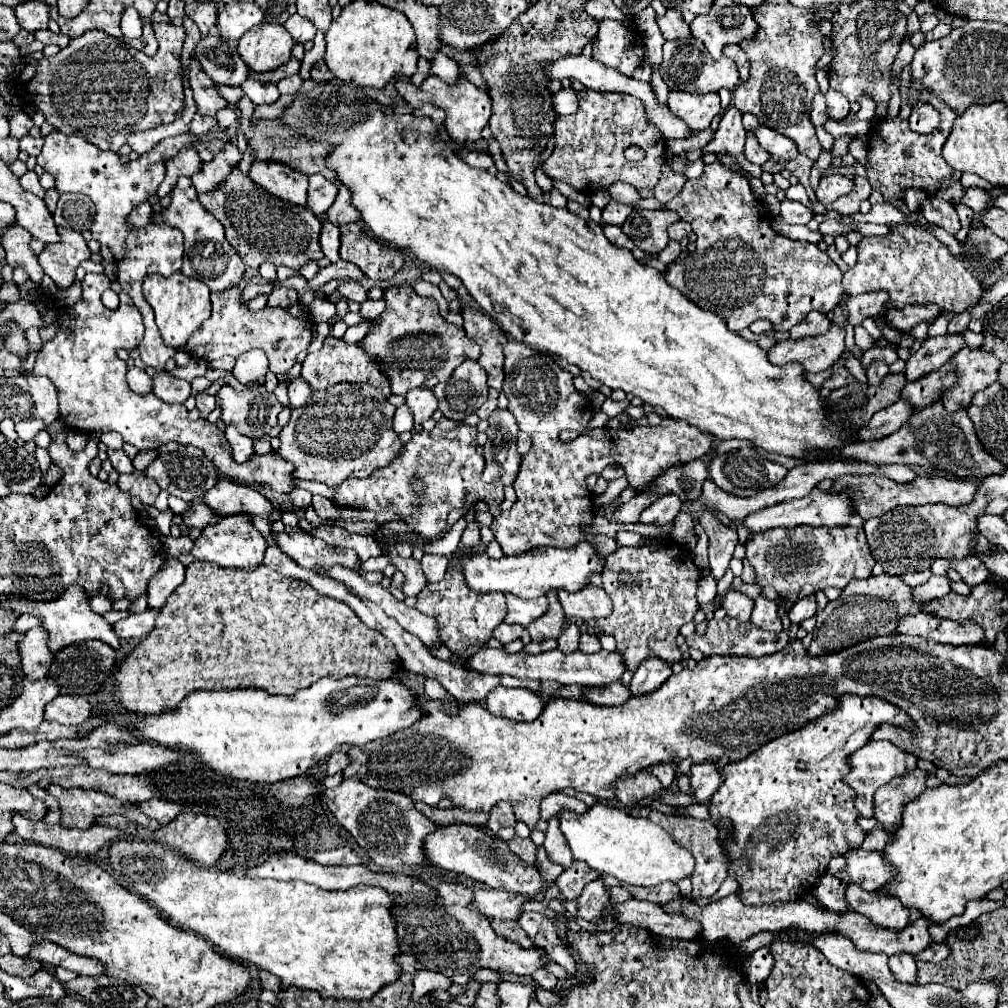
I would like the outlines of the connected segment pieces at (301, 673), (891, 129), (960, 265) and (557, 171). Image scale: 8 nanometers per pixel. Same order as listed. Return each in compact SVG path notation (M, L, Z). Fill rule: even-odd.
M194 562L190 566L186 566L186 580L170 594L170 598L166 600L166 604L160 608L160 614L156 618L156 626L154 630L118 664L116 670L116 684L114 684L114 700L118 700L118 704L122 704L122 708L130 710L130 712L144 712L144 714L156 714L168 708L174 708L190 690L224 690L224 688L262 688L270 694L294 694L300 688L308 688L310 684L314 684L316 680L328 676L328 678L346 678L346 676L358 676L358 678L374 678L374 680L384 680L384 678L392 678L394 672L398 672L402 668L400 658L396 654L394 644L382 636L376 630L370 630L366 624L360 622L360 618L350 610L350 606L346 606L340 600L322 596L320 592L316 592L308 582L302 580L292 580L286 578L278 572L268 570L266 566L258 566L252 572L238 572L238 570L224 570L218 568L212 562Z
M910 84L910 102L914 104L918 98L924 102L932 102L942 114L942 122L932 134L916 134L908 128L908 122L902 122L900 118L894 118L892 122L880 120L878 126L872 126L868 130L868 164L870 164L868 180L874 190L880 190L884 194L886 202L900 200L904 188L908 188L908 186L922 188L924 192L934 194L938 190L940 180L952 174L952 168L942 158L942 146L944 146L946 138L950 136L956 114L944 102L940 102L936 96L932 96L928 90L924 90L922 86Z
M920 210L912 212L904 224L892 224L890 232L884 236L862 238L858 244L858 262L848 272L844 272L842 286L850 294L876 290L888 292L886 310L932 302L958 314L976 304L982 296L980 282L966 268L962 258L954 256L948 246L944 246L934 236Z
M584 90L578 96L578 112L572 116L562 116L556 122L554 152L542 164L542 172L552 180L570 184L576 190L606 190L614 182L632 184L636 190L654 188L660 180L666 142L658 130L646 122L642 102L626 94L598 94L596 90ZM628 146L640 146L644 150L644 160L626 160L624 150Z

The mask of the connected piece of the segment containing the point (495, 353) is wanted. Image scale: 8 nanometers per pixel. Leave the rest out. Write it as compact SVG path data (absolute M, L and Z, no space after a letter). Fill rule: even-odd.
M466 308L462 312L462 316L464 316L466 334L472 340L476 340L482 348L482 356L480 356L478 362L488 372L488 386L500 390L502 380L504 380L504 372L502 372L504 354L502 354L502 348L508 342L504 330L492 318L482 314L480 310Z

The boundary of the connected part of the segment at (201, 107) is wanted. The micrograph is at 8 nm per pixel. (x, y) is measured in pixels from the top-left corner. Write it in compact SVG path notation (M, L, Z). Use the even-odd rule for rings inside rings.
M194 54L190 56L188 62L190 62L190 78L188 80L194 90L194 100L198 104L198 112L206 114L206 116L214 116L216 110L226 106L226 100L216 94L214 82L202 72L202 66Z

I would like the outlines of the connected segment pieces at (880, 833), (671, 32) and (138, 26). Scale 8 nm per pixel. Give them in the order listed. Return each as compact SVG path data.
M874 828L870 834L866 834L866 840L863 841L861 848L868 851L882 852L888 838L890 838L888 832L884 832L882 828Z
M666 10L666 14L656 16L656 24L660 26L660 32L666 40L676 40L676 38L690 38L690 28L682 14L678 10Z
M126 8L124 12L122 12L122 34L126 36L126 38L138 38L140 34L142 34L142 22L140 22L140 16L138 16L138 12L134 10L134 8Z

